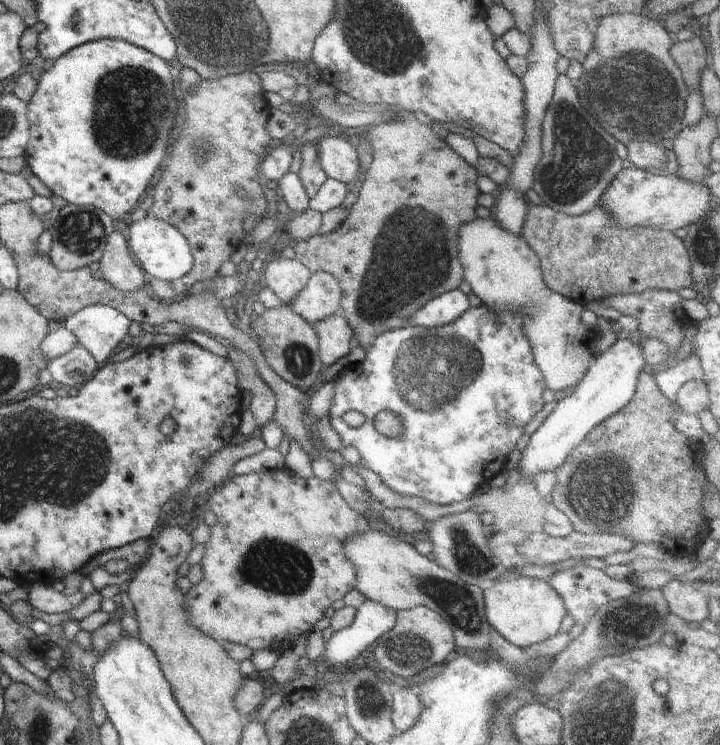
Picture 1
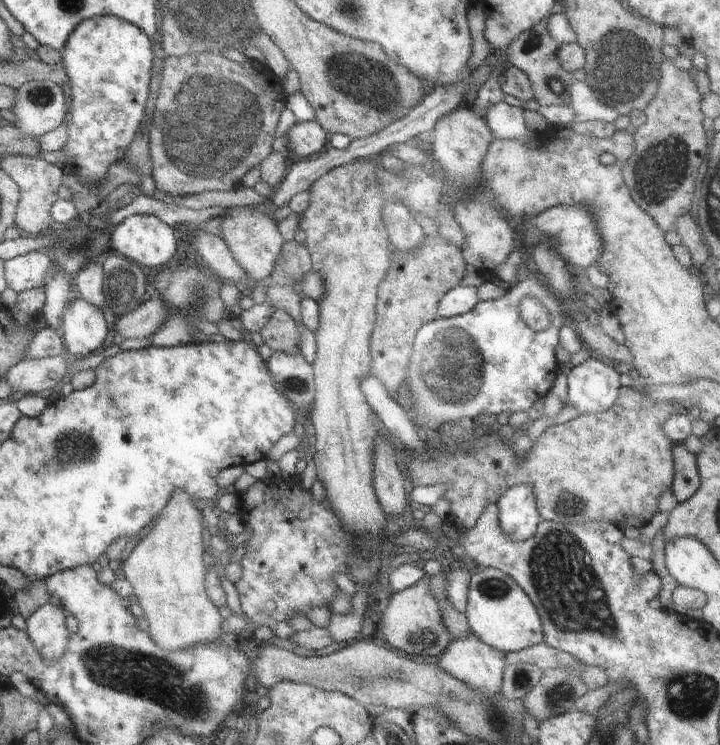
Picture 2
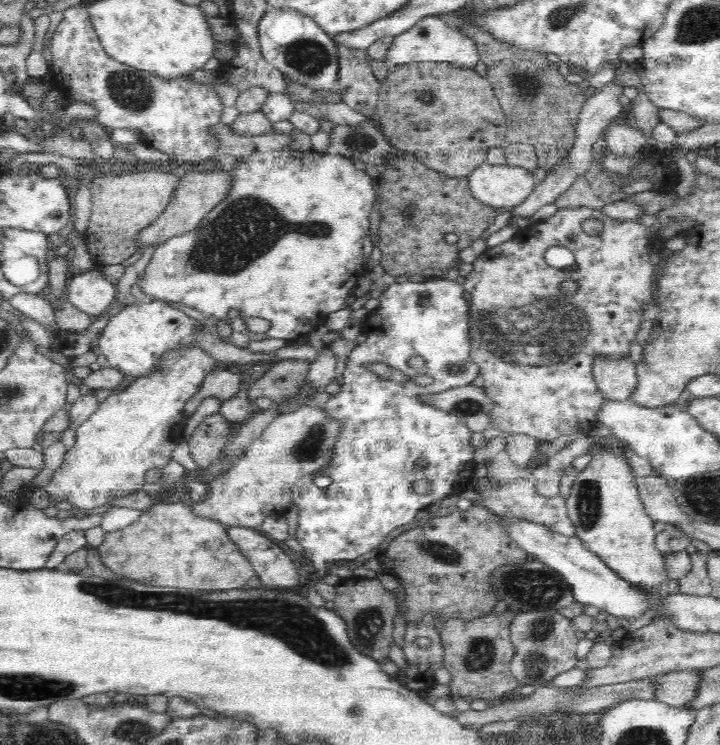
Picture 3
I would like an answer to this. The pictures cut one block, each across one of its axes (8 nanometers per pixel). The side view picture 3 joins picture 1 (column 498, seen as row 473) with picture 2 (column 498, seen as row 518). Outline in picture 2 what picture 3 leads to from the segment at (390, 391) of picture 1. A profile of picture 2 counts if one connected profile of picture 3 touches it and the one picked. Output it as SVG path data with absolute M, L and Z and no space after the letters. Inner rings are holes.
M526 278L508 289L502 298L478 301L468 312L455 317L438 317L422 325L414 337L414 350L407 366L406 388L411 394L411 402L402 407L414 426L434 426L460 424L462 420L474 422L480 414L500 414L507 410L527 411L538 398L544 398L556 380L558 362L556 346L559 330L567 322L563 303L553 291L538 278ZM532 297L542 301L550 315L549 325L541 331L532 330L521 317L520 303L523 298Z

